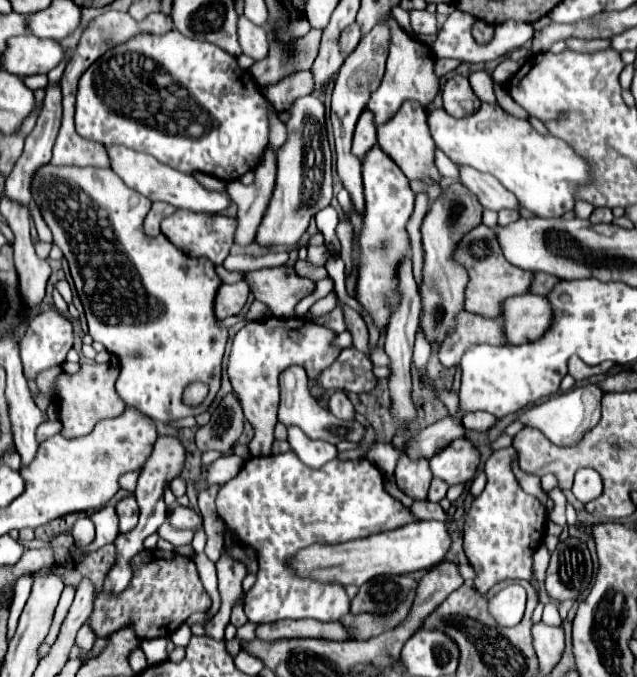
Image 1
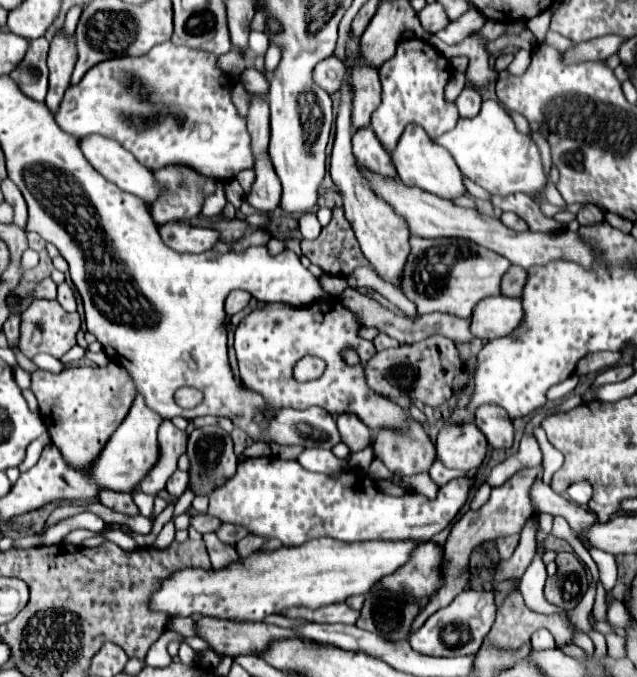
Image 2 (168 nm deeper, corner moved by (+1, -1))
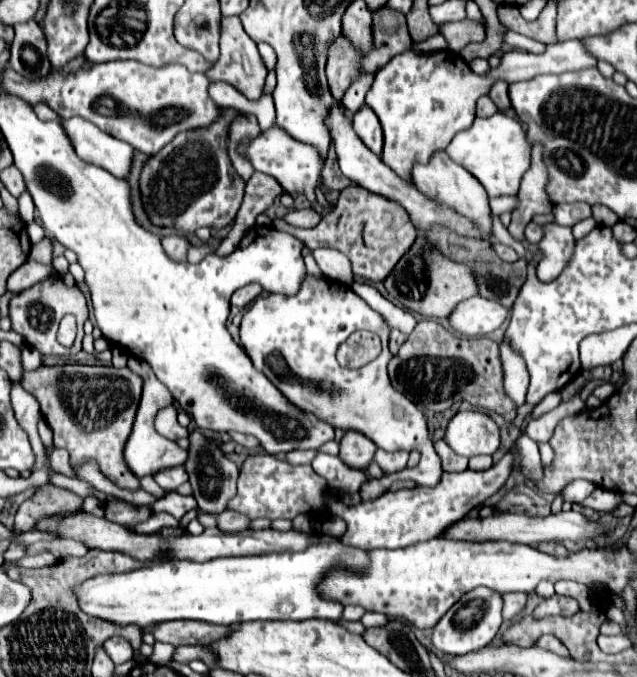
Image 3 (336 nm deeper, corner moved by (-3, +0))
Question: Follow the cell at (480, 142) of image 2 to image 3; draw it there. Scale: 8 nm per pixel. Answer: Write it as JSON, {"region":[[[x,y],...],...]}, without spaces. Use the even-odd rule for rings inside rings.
{"region":[[[494,113],[488,119],[476,117],[470,129],[460,131],[452,139],[446,153],[452,161],[470,171],[484,185],[490,197],[516,195],[520,179],[530,167],[530,143],[526,141],[526,133],[520,121],[506,113]]]}

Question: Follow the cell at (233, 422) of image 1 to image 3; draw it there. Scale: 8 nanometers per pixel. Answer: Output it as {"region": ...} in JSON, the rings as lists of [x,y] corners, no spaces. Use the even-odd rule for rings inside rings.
{"region":[[[192,431],[190,433],[190,451],[188,451],[188,461],[184,463],[186,471],[190,475],[190,483],[194,489],[194,499],[198,501],[198,509],[206,513],[222,513],[228,507],[228,501],[236,495],[236,479],[238,479],[238,467],[232,463],[220,447],[212,445],[210,439],[202,431]]]}

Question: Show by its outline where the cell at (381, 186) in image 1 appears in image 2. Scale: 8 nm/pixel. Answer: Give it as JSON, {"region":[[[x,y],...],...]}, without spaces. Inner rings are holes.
{"region":[[[362,128],[352,138],[352,150],[362,168],[368,168],[368,172],[386,176],[386,178],[398,178],[398,172],[392,164],[392,158],[388,150],[380,144],[372,128]]]}

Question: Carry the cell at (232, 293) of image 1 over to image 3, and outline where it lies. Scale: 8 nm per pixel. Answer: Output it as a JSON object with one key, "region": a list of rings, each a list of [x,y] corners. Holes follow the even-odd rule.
{"region":[[[258,283],[246,285],[246,287],[238,289],[238,291],[232,295],[232,305],[234,305],[234,307],[246,307],[246,305],[252,303],[260,293],[262,293],[262,285],[258,285]]]}

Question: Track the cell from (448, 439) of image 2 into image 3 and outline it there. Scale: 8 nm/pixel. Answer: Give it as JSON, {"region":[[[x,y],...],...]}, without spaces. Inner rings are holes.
{"region":[[[458,411],[448,423],[444,439],[462,457],[492,455],[500,445],[500,429],[482,411]]]}

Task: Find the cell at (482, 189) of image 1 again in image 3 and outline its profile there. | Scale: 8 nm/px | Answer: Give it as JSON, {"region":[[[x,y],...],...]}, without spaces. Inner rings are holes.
{"region":[[[546,223],[544,225],[544,239],[540,241],[540,251],[542,257],[536,273],[540,281],[552,281],[556,279],[570,263],[572,253],[574,253],[576,239],[572,235],[570,227],[560,227],[556,223]]]}

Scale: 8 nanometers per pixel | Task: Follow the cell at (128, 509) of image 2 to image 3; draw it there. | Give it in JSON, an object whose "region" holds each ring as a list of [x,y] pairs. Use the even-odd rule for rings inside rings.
{"region":[[[40,365],[34,371],[24,371],[20,385],[36,397],[40,403],[42,415],[50,429],[54,431],[54,445],[64,447],[70,453],[72,465],[82,465],[86,459],[96,459],[102,473],[108,475],[118,487],[126,489],[138,489],[138,477],[128,469],[124,461],[124,445],[132,433],[132,423],[138,411],[140,393],[142,393],[142,377],[132,373],[128,367],[116,369],[116,367],[104,367],[104,365],[60,365],[60,367],[48,367]]]}

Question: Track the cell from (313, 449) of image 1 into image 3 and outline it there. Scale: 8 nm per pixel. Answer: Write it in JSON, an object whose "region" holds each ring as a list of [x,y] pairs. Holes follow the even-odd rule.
{"region":[[[318,453],[318,457],[312,461],[312,469],[326,479],[328,487],[336,495],[356,493],[370,479],[364,471],[352,469],[346,463],[342,463],[340,457],[332,457],[326,453]]]}

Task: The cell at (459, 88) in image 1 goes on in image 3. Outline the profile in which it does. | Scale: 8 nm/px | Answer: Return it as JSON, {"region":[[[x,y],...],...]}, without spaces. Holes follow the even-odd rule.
{"region":[[[480,97],[478,105],[476,105],[476,117],[490,117],[496,113],[496,105],[492,103],[490,97]]]}

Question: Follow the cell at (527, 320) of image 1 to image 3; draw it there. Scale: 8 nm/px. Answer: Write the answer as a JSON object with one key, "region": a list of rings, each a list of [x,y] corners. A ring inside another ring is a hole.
{"region":[[[480,295],[460,301],[456,309],[450,313],[450,327],[466,337],[484,337],[496,331],[504,319],[508,317],[508,309],[500,307],[500,303],[492,303],[482,299]]]}

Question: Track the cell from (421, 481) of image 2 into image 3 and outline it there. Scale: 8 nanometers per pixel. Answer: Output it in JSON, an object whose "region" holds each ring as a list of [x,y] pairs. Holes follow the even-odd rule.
{"region":[[[306,275],[296,295],[266,295],[258,297],[252,307],[244,313],[240,323],[240,341],[246,353],[250,355],[256,369],[260,369],[296,407],[316,415],[328,425],[342,431],[358,431],[366,435],[376,447],[384,451],[418,451],[420,463],[414,469],[414,481],[418,485],[436,485],[442,475],[442,461],[432,447],[432,439],[428,433],[428,425],[424,413],[400,391],[396,391],[388,377],[388,363],[392,353],[388,351],[388,335],[390,327],[380,313],[376,313],[364,299],[360,299],[348,285],[334,283],[332,279],[320,275]],[[368,329],[382,339],[382,353],[360,369],[344,369],[336,361],[338,345],[344,343],[354,331]]]}

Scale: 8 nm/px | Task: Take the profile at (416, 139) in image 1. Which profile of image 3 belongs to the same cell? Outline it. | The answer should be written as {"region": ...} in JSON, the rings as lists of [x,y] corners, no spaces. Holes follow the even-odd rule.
{"region":[[[438,151],[430,159],[428,165],[416,165],[412,171],[412,177],[414,177],[414,185],[418,187],[418,191],[424,193],[428,199],[448,205],[458,215],[472,221],[480,233],[492,235],[492,211],[490,211],[488,195],[486,195],[484,187],[474,179],[474,175],[464,171],[464,167],[460,167],[458,163],[448,159],[448,155],[444,151]]]}

